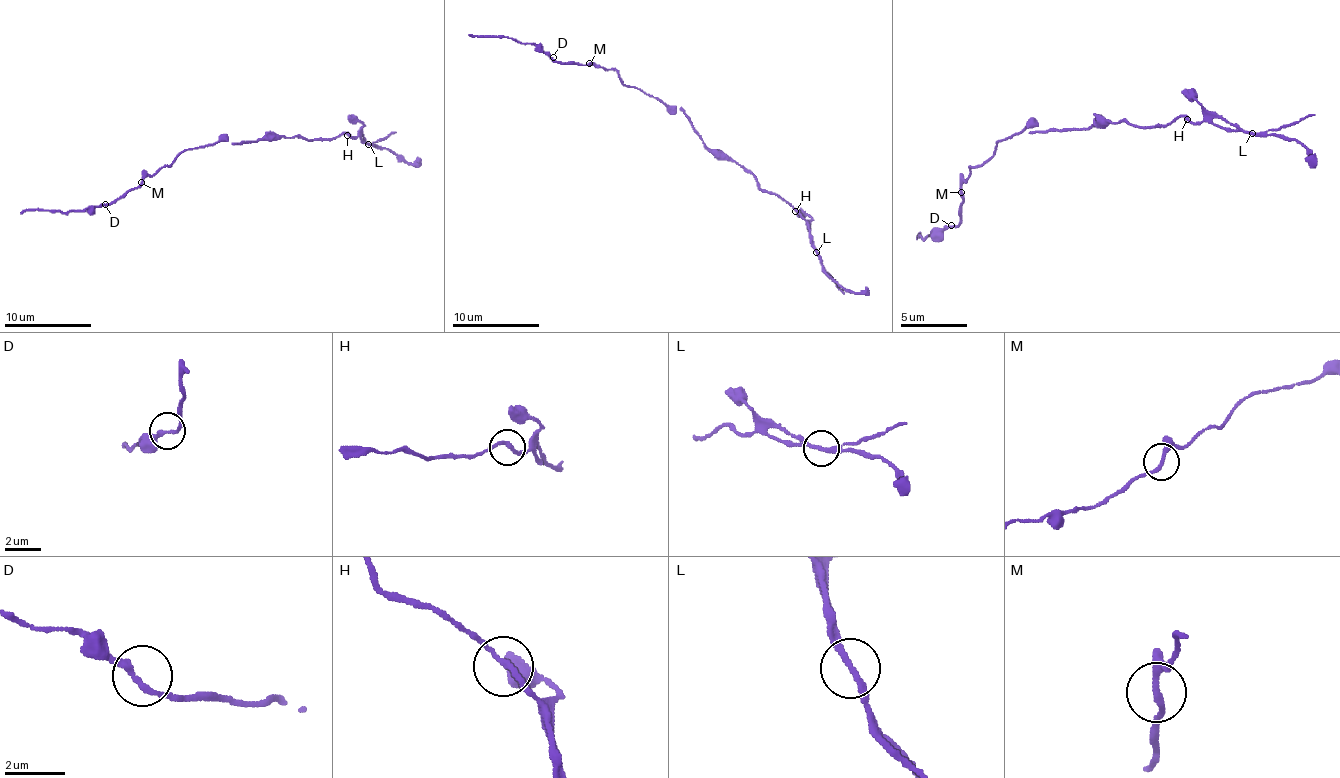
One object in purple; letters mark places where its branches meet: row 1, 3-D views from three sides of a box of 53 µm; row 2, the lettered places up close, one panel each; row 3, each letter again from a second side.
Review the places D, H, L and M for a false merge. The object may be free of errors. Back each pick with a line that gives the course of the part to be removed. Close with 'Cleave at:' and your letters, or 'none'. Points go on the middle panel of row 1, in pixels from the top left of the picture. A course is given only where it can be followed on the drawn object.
Cleave at: none

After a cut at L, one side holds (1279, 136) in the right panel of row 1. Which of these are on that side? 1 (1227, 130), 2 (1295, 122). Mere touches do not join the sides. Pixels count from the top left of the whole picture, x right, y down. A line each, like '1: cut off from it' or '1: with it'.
1: cut off from it
2: cut off from it

